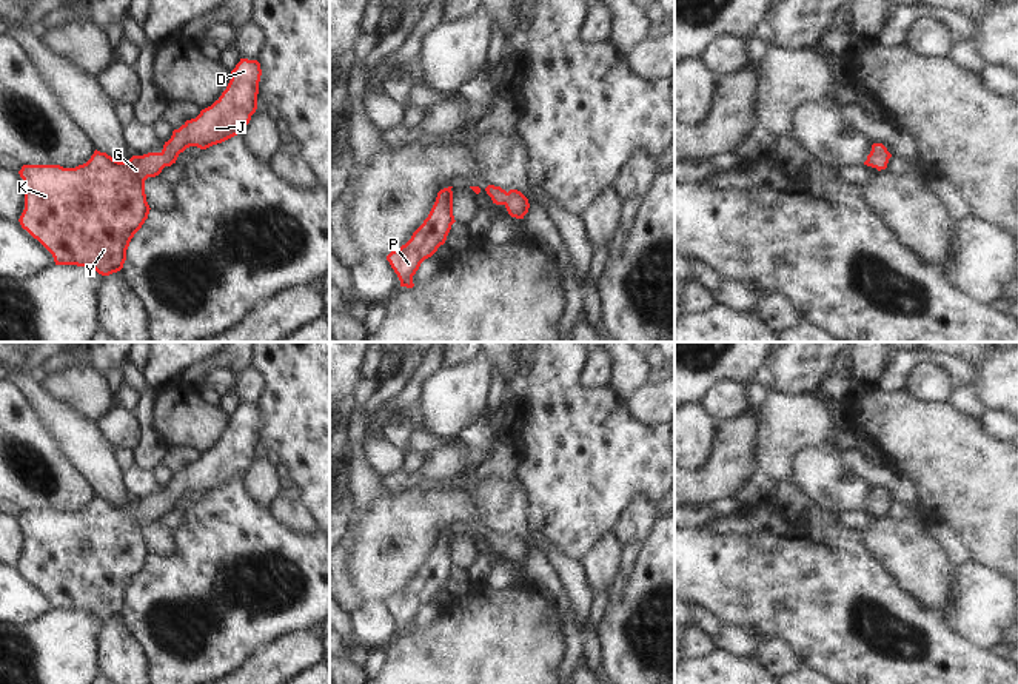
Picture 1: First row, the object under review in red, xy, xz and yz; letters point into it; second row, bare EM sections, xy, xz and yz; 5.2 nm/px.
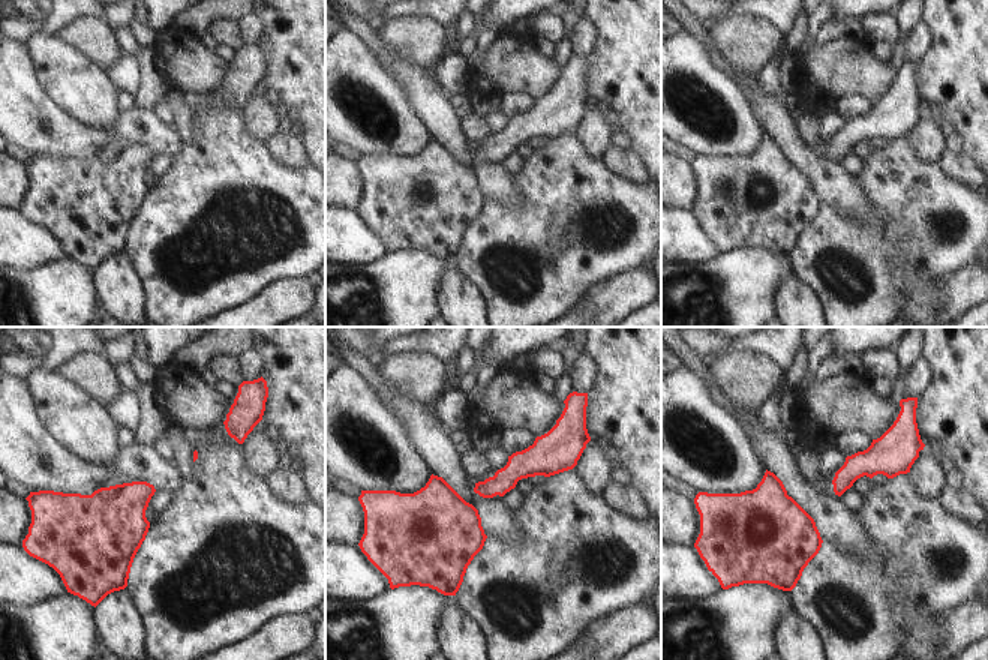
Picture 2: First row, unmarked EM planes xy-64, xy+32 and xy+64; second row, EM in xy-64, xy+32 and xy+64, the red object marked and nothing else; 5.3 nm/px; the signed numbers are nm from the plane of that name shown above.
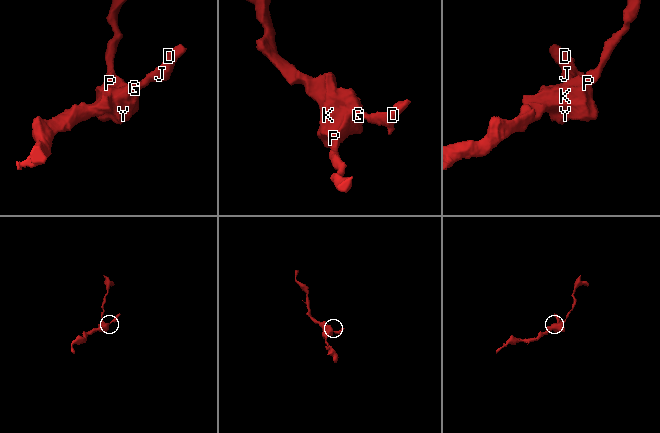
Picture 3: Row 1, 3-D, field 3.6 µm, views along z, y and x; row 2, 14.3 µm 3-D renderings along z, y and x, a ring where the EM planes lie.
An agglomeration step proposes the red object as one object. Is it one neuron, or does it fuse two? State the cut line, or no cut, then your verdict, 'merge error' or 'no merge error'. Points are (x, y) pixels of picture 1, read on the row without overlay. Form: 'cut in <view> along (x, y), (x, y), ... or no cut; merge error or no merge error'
no cut; no merge error

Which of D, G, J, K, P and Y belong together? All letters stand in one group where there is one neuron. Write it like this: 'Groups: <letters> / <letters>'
Groups: D G J K P Y

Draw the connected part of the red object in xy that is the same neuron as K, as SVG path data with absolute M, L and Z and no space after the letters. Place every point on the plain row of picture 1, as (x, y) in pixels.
M240 404L222 441L196 464L174 474L160 498L132 501L126 507L119 507L95 495L86 508L75 513L23 510L18 516L25 527L25 555L18 564L22 573L52 599L55 610L85 612L102 621L120 616L129 587L151 555L146 547L145 525L176 508L179 499L189 491L206 495L243 478L257 454L260 421L257 405Z

